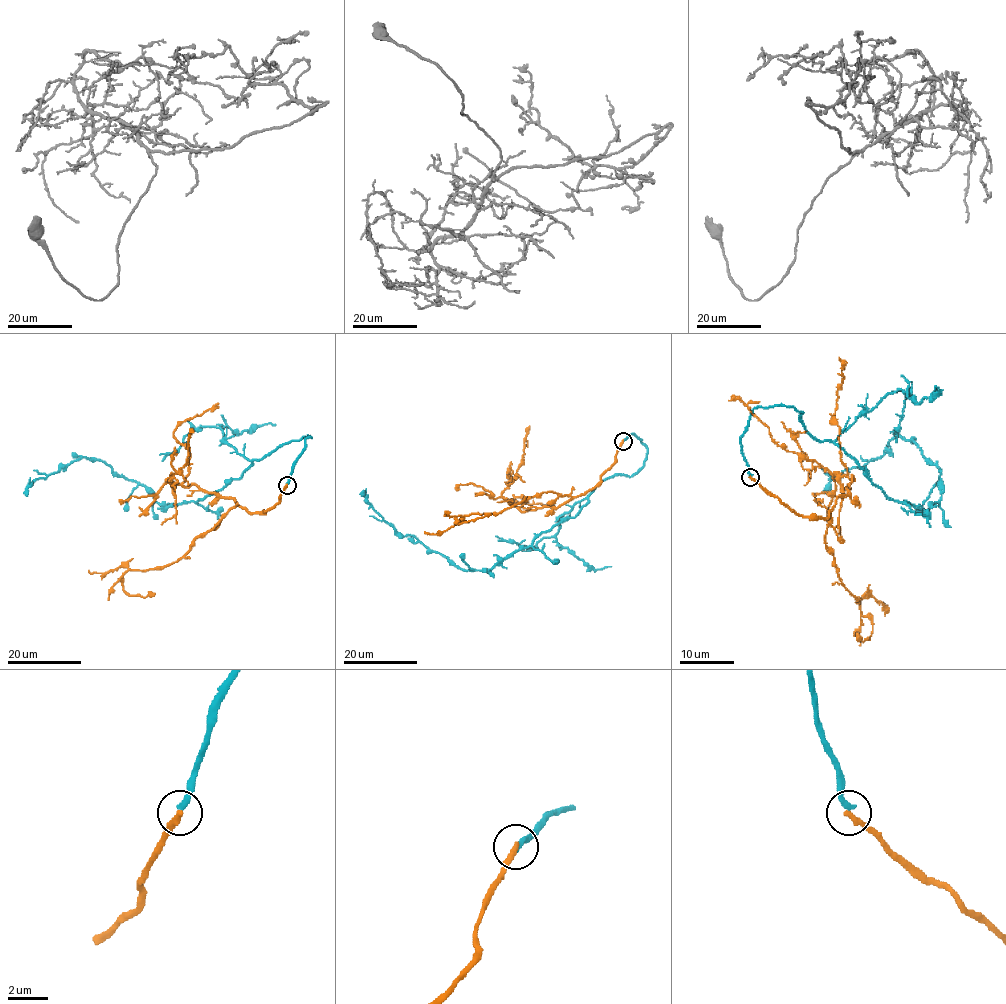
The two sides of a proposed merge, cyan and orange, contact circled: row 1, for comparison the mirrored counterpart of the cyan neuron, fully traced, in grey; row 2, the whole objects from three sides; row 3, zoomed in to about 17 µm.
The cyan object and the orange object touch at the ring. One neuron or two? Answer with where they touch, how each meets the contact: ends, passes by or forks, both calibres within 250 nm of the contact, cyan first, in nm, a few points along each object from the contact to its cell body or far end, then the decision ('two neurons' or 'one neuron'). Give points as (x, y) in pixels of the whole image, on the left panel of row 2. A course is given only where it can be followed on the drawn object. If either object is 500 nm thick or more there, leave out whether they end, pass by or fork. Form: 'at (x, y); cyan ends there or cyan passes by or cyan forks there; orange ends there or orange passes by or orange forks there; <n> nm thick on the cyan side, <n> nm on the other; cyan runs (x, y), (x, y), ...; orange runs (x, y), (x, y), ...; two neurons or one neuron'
at (287, 485); cyan ends there; orange ends there; 280 nm thick on the cyan side, 280 nm on the other; cyan runs (287, 484), (311, 437), (280, 444), (198, 501), (161, 507), (144, 486), (85, 457), (36, 479), (26, 496); orange runs (287, 485), (266, 511), (234, 506), (177, 561), (129, 569), (119, 579), (130, 595), (155, 593); two neurons

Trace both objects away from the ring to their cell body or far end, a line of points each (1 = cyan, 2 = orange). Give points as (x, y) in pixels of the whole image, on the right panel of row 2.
1: (750, 476), (741, 443), (750, 412), (785, 406), (895, 501), (929, 509), (940, 470), (894, 437), (824, 493)
2: (750, 477), (801, 516), (827, 517), (832, 508), (825, 546), (871, 621), (868, 638), (858, 636)

